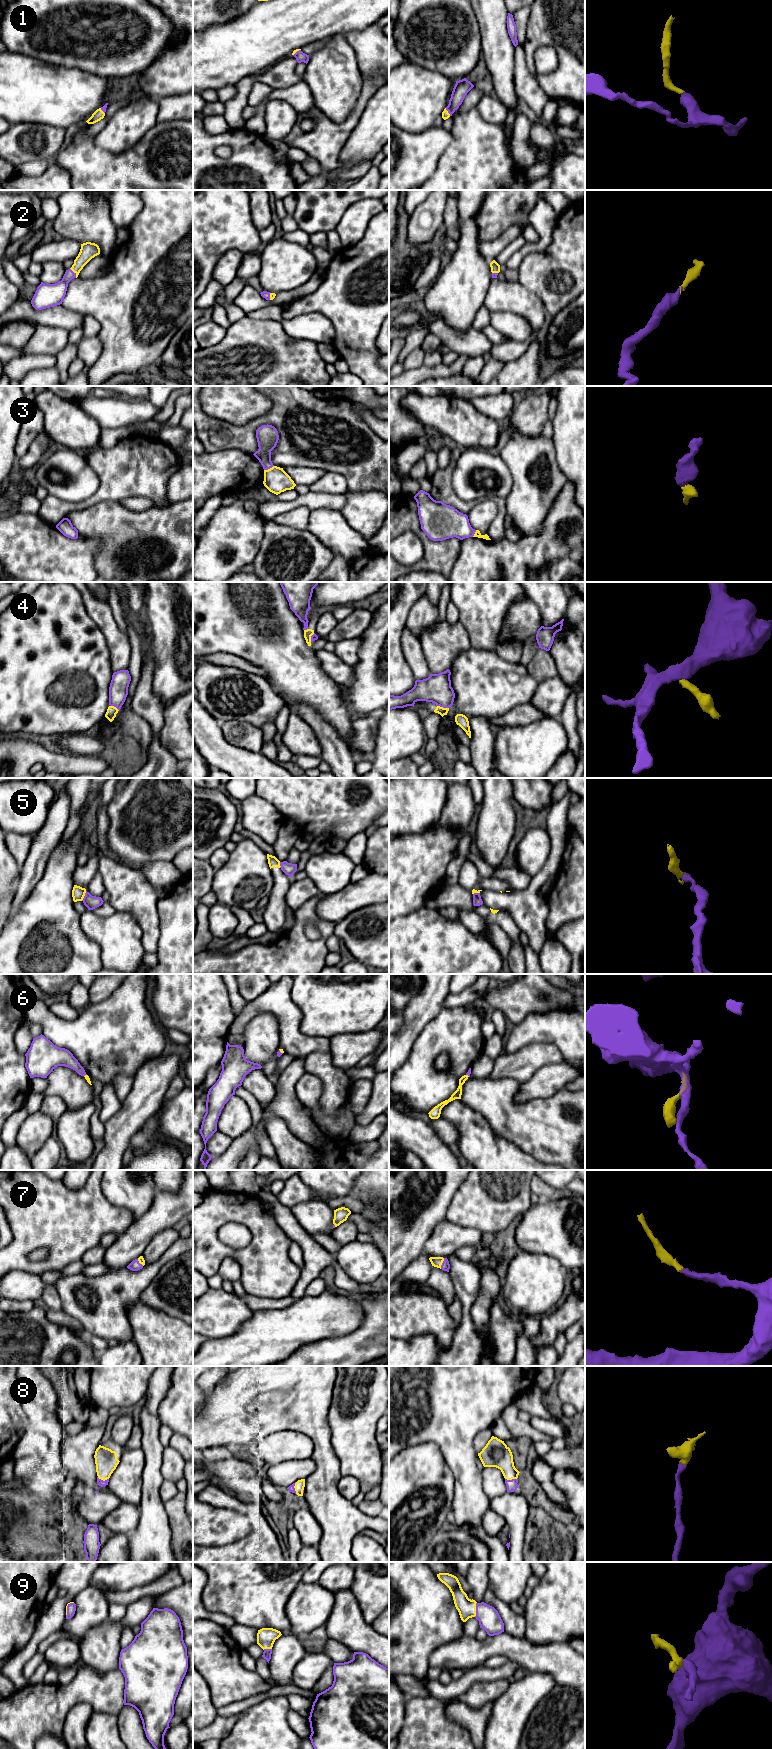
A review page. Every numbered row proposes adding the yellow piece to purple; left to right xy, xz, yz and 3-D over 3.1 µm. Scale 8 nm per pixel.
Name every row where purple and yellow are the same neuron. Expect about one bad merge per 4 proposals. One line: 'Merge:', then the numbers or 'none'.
Merge: 1, 2, 3, 6, 7, 8, 9

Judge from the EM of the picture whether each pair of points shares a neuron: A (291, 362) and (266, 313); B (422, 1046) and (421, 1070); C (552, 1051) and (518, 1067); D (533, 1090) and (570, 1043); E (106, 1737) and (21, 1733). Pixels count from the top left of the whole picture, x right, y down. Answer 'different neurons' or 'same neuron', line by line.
A: different neurons
B: same neuron
C: same neuron
D: different neurons
E: different neurons

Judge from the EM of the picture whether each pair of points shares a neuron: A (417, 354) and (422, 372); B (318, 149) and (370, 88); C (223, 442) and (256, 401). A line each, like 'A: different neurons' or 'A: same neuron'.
A: different neurons
B: same neuron
C: different neurons

